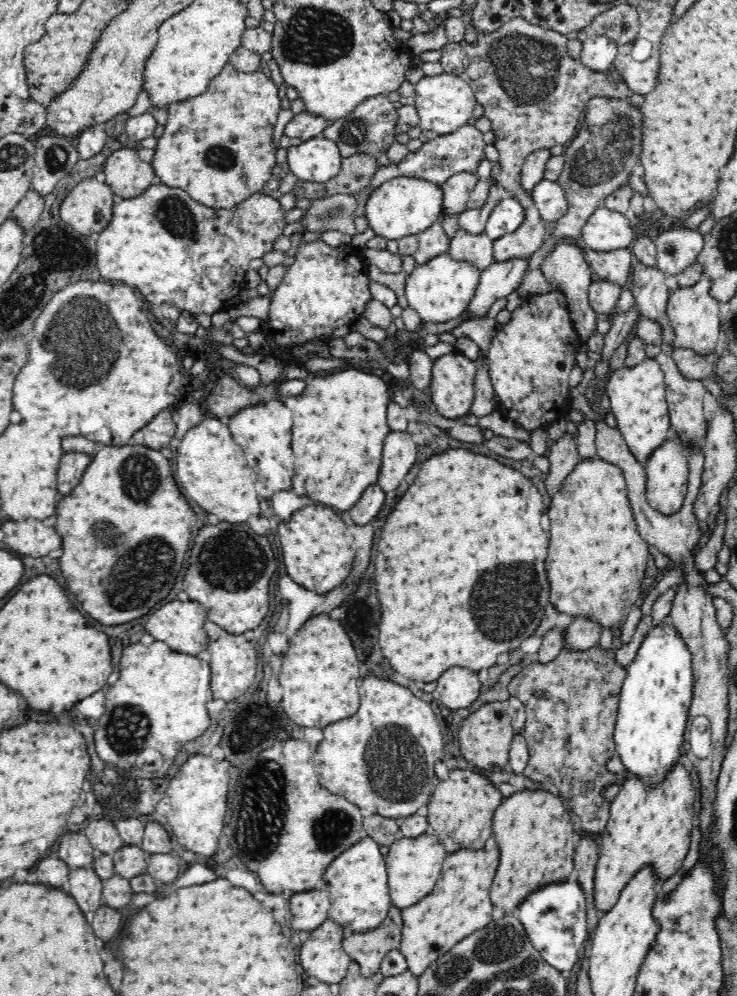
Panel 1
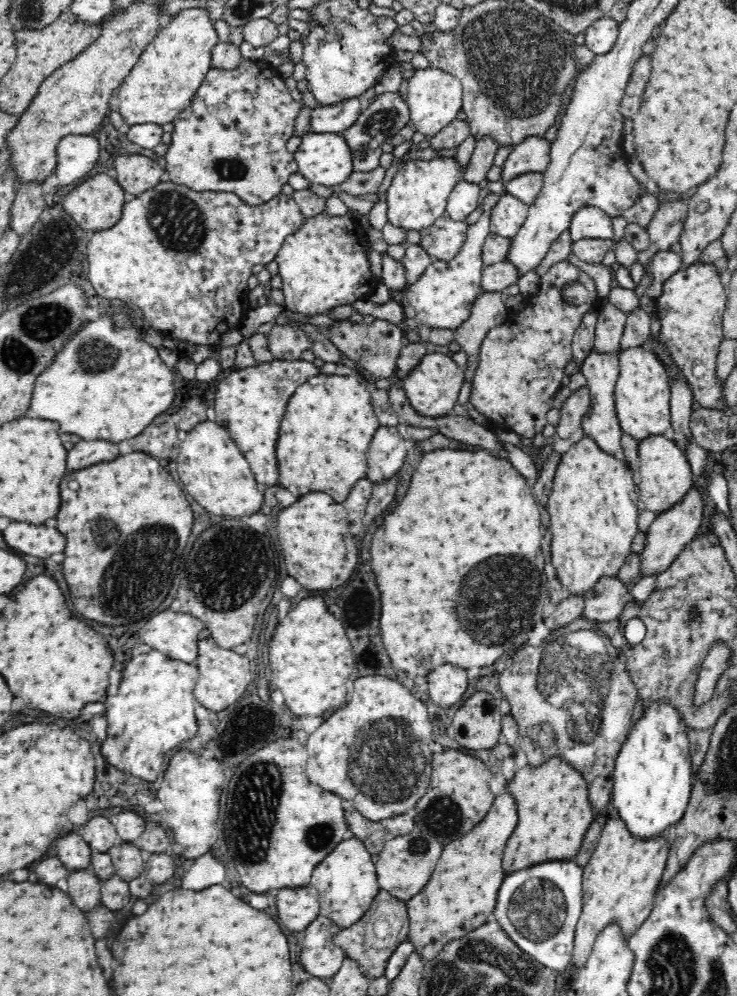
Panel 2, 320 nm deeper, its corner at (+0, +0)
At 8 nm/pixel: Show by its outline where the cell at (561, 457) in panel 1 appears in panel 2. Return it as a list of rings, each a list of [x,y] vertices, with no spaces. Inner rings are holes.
[[[584,385],[574,391],[569,391],[569,395],[561,402],[559,408],[561,417],[555,427],[555,432],[560,438],[570,438],[572,432],[580,428],[584,414],[588,412],[590,406],[590,389]]]

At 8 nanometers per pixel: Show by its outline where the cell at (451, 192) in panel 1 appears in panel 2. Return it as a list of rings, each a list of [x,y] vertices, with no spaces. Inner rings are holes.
[[[491,136],[476,139],[474,152],[463,170],[464,180],[476,185],[488,181],[486,174],[495,165],[495,156],[499,148],[498,141]]]

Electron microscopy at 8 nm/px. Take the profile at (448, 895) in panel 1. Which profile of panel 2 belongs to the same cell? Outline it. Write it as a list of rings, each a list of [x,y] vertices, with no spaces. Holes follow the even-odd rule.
[[[506,780],[506,786],[499,795],[494,796],[493,806],[486,816],[472,826],[470,832],[465,832],[452,840],[450,844],[444,846],[440,860],[434,866],[434,872],[426,886],[415,894],[410,900],[405,901],[409,916],[409,933],[407,940],[415,946],[415,951],[425,962],[431,961],[441,950],[452,940],[462,938],[466,934],[476,930],[485,924],[493,914],[497,903],[498,890],[502,880],[504,880],[504,870],[502,870],[502,854],[506,848],[506,842],[516,828],[518,822],[518,805],[516,799],[507,792],[510,782]]]

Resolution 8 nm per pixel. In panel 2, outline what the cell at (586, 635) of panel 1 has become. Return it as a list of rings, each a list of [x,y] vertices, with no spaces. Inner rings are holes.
[[[602,576],[596,583],[583,595],[586,618],[595,623],[617,620],[624,607],[632,601],[630,587],[617,576]]]

